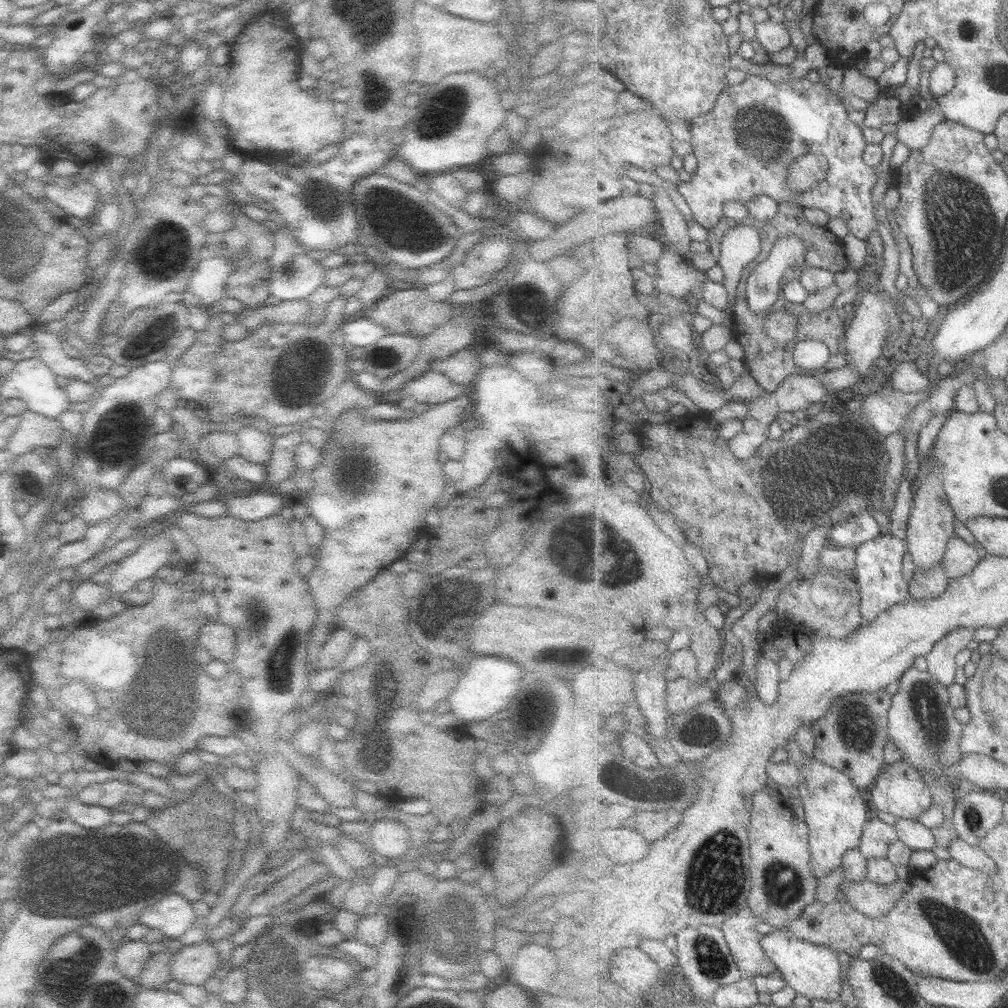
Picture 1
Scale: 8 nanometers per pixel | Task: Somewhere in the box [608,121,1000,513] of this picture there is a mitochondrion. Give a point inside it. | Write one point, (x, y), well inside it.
(959, 210)

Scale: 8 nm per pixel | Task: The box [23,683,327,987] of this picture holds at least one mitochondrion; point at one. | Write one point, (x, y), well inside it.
(110, 884)

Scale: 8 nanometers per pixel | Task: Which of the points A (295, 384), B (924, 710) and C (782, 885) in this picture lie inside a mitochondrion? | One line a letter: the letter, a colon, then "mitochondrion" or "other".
A: mitochondrion
B: mitochondrion
C: mitochondrion

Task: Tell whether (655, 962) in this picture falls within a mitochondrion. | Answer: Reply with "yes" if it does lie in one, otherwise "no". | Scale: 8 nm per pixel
no

